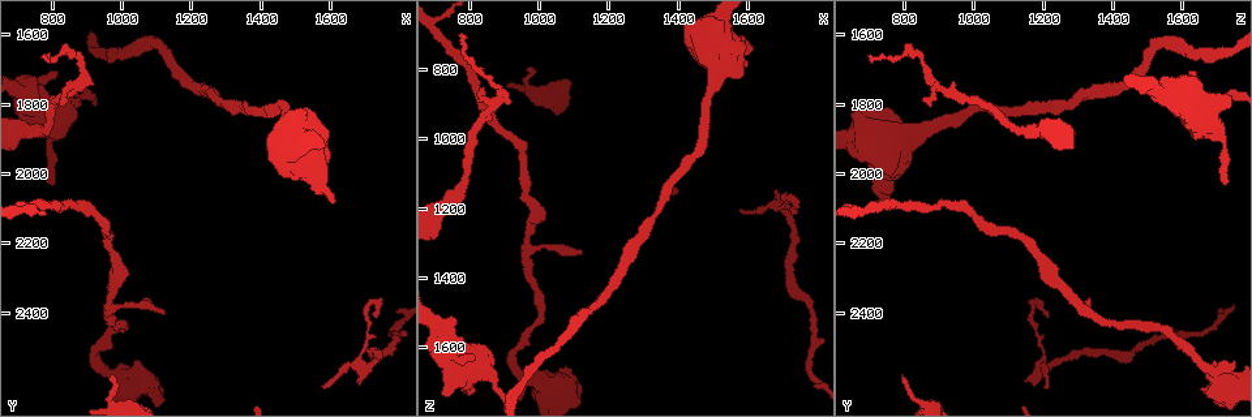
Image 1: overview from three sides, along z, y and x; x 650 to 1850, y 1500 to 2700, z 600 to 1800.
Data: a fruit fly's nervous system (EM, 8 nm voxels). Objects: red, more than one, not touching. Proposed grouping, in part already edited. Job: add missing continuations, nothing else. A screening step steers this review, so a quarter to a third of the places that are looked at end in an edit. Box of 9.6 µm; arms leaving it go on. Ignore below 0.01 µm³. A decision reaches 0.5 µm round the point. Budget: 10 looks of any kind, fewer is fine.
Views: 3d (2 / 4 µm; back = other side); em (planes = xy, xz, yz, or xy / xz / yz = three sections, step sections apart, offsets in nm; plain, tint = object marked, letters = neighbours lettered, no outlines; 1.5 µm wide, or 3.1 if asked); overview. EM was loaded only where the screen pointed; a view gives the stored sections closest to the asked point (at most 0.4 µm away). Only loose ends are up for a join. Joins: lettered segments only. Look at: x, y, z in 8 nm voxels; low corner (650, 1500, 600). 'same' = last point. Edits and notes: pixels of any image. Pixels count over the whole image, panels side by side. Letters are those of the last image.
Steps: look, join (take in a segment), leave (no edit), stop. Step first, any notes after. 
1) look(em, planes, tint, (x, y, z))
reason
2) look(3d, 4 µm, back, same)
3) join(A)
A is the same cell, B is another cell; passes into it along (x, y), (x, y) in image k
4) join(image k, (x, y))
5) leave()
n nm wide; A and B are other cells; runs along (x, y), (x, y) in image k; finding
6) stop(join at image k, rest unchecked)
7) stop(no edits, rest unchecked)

look(em, yz, step 8, letters, (850, 1800, 850))
thin end

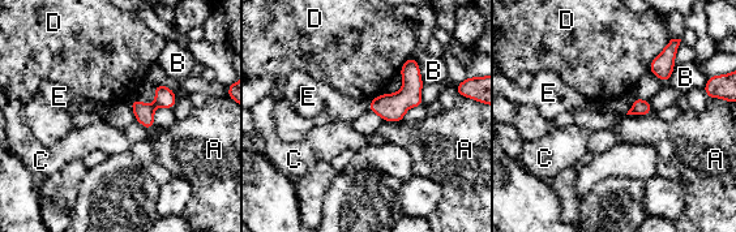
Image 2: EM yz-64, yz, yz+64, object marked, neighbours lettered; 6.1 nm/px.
look(em, planes, letters, same)

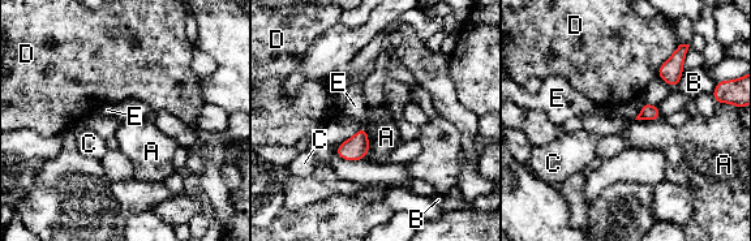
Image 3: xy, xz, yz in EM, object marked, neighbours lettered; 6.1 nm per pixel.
leave()
A, B, C, D and E are other cells; border along (368, 133), (368, 153), (364, 158) in image 3; no lettered segment goes on from it

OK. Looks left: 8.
look(em, yz, step 8, tint, (1600, 2080, 730))
stops while still wide

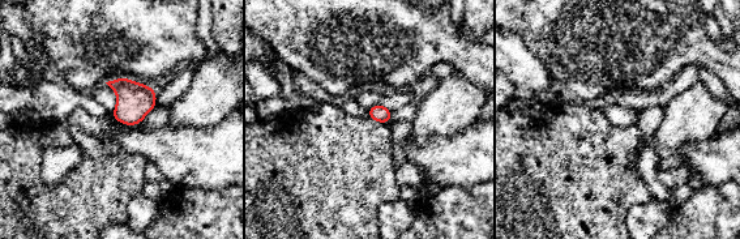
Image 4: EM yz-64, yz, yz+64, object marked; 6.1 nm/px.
look(em, planes, letters, same)

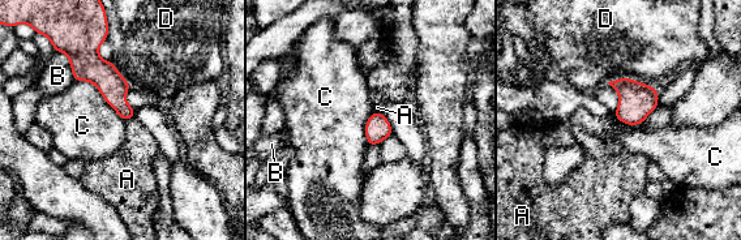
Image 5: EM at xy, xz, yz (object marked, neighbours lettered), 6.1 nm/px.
leave()
A, B, C and D are other cells; no lettered segment goes on from it

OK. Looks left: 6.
look(3d, 2 µm, (1680, 2600, 1150))
branch stops here

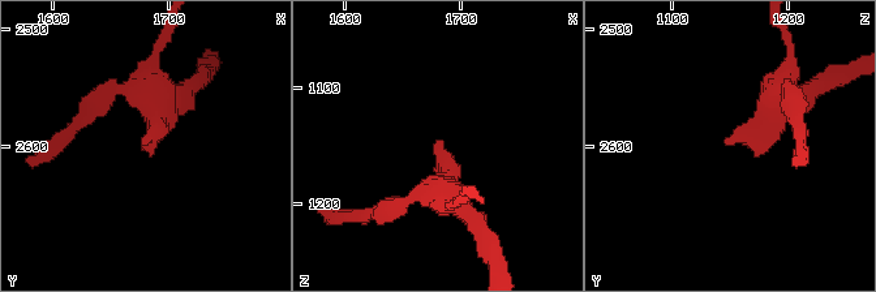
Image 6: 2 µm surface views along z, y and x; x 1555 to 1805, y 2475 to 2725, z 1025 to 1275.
look(em, planes, tint, (1678, 2592, 1148))

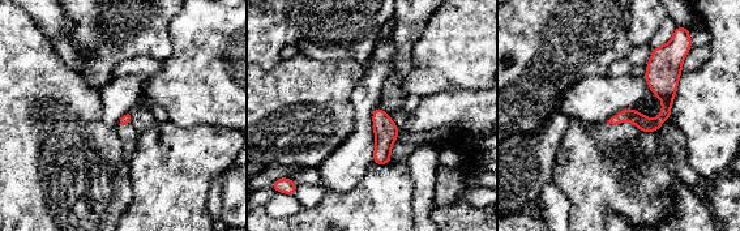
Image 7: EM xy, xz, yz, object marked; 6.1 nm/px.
look(em, planes, letters, same)

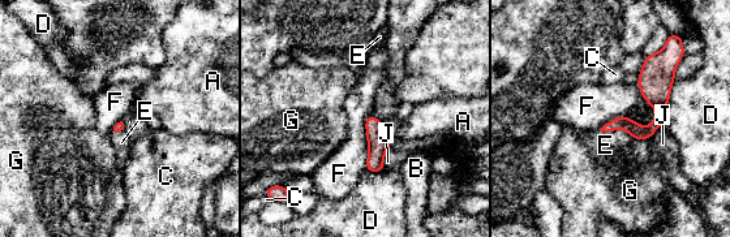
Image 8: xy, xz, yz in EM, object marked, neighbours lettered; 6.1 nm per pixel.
join(E)
E is the same cell, A, B, C, D, F, G and J are other cells; passes into it along (638, 132), (618, 128), (605, 145) in image 8; the cell continues

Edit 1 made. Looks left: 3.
look(3d, 2 µm, (820, 1700, 1630))
branch stops here

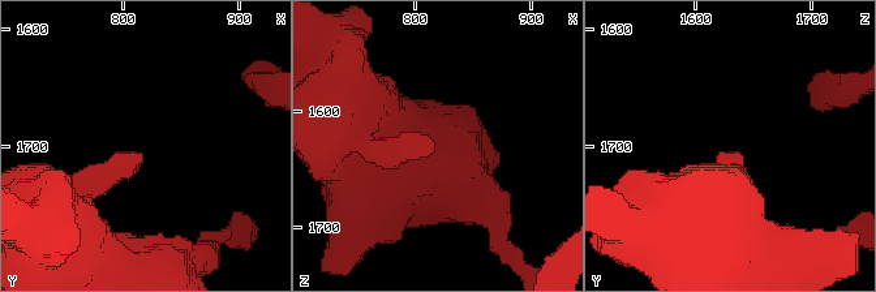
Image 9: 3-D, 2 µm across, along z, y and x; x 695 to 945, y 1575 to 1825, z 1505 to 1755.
look(em, xz, step 8, letters, (816, 1706, 1628))

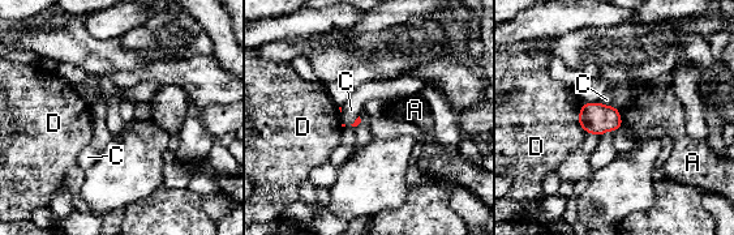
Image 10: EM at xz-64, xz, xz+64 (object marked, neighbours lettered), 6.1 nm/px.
leave()
A, C and D are other cells; border along (618, 112), (622, 123) in image 10; no lettered segment goes on from it

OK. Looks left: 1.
stop(join at image 8, rest unchecked)

